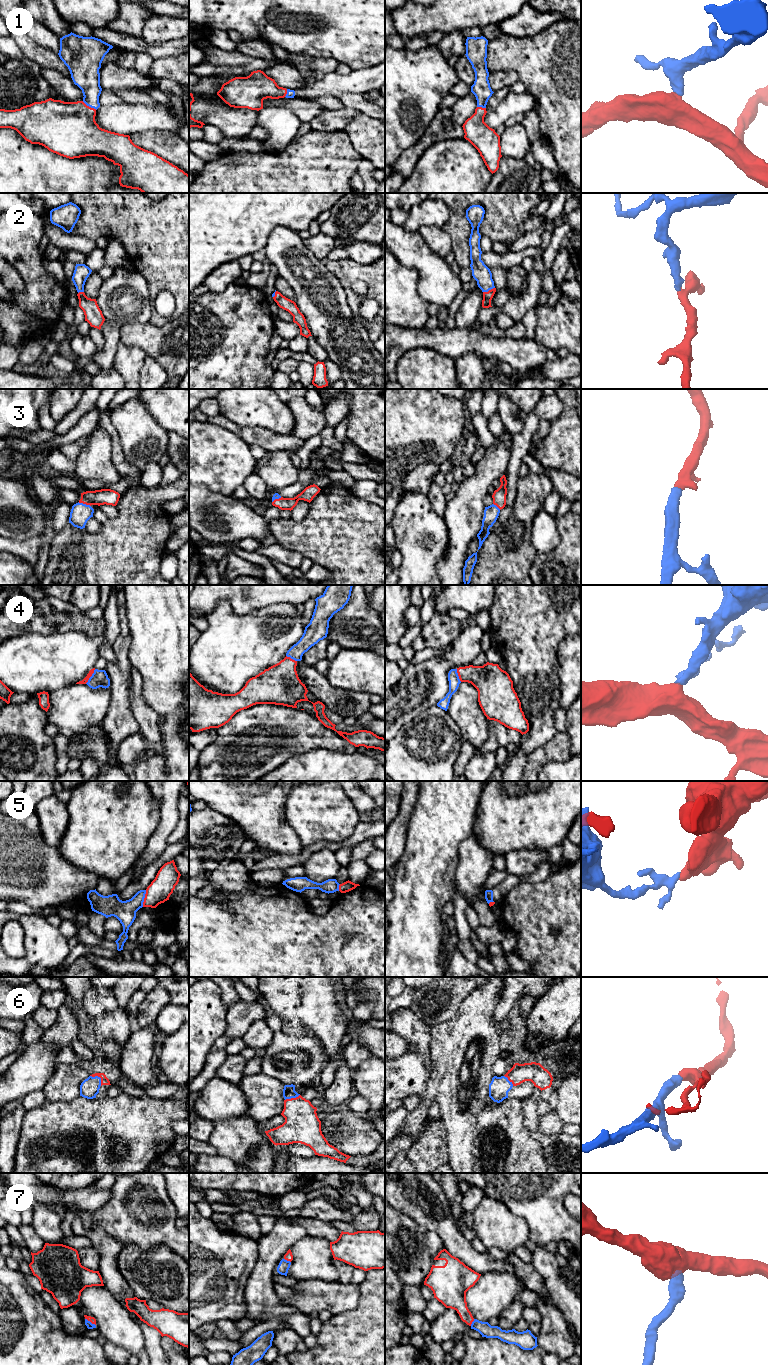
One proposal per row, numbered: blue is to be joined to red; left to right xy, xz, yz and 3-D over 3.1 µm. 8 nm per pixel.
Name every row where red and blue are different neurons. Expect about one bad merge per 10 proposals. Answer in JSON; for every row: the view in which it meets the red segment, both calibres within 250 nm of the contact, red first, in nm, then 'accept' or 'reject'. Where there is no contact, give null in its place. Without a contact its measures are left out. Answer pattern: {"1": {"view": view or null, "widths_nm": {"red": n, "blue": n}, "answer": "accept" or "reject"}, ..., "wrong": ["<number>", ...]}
{"1": {"view": "xy", "widths_nm": {"red": 440, "blue": 220}, "answer": "accept"}, "2": {"view": "yz", "widths_nm": {"red": 80, "blue": 150}, "answer": "accept"}, "3": {"view": "xy", "widths_nm": {"red": 130, "blue": 160}, "answer": "accept"}, "4": {"view": "xy", "widths_nm": {"red": 50, "blue": 140}, "answer": "accept"}, "5": {"view": "xy", "widths_nm": {"red": 190, "blue": 180}, "answer": "reject"}, "6": {"view": "xy", "widths_nm": {"red": 60, "blue": 160}, "answer": "accept"}, "7": {"view": "xy", "widths_nm": {"red": 50, "blue": 50}, "answer": "accept"}, "wrong": ["5"]}

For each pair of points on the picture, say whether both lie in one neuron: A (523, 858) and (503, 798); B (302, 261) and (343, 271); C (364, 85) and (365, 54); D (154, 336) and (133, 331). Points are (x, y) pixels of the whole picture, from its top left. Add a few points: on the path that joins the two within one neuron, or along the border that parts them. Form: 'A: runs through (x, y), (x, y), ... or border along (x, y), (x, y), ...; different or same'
A: border along (544, 850), (512, 850), (504, 856); different
B: border along (324, 261), (324, 266), (339, 280), (341, 285); different
C: border along (374, 65), (351, 70); different
D: runs through (149, 336), (138, 334); same

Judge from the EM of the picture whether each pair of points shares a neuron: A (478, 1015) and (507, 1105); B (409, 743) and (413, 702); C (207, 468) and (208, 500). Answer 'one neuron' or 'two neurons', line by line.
A: two neurons
B: two neurons
C: two neurons

